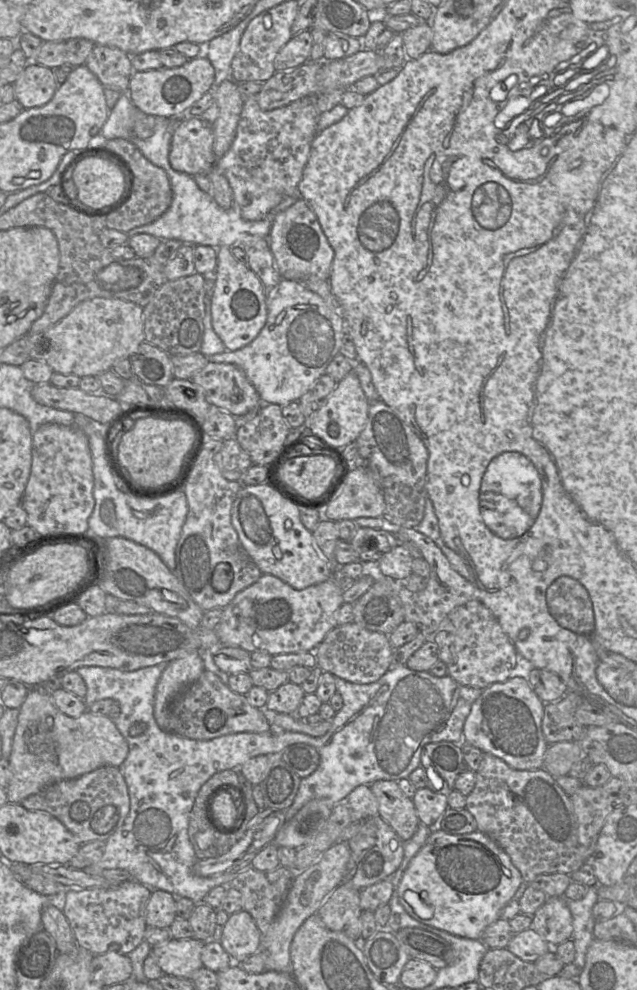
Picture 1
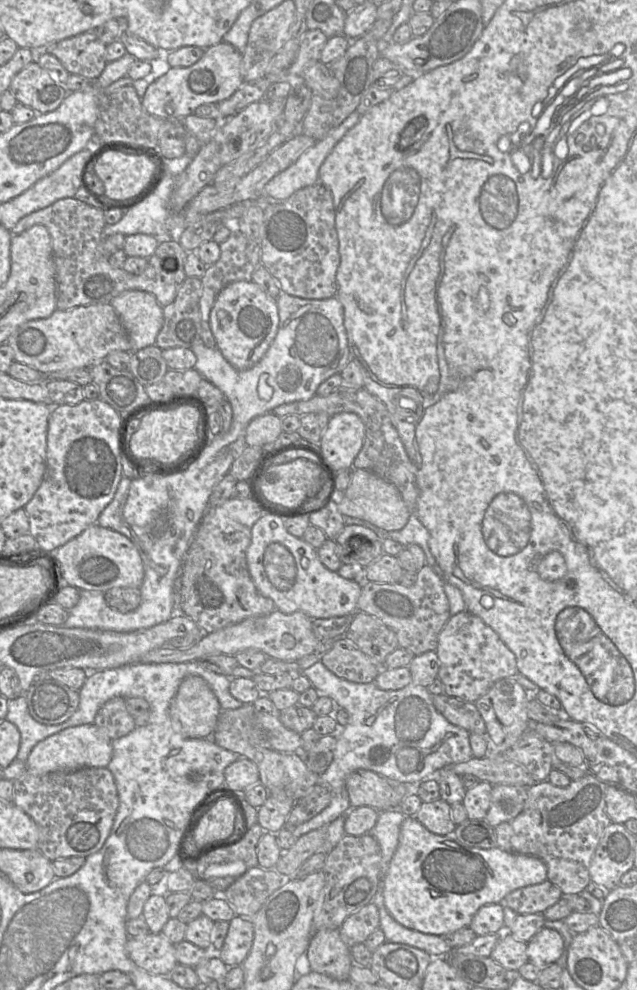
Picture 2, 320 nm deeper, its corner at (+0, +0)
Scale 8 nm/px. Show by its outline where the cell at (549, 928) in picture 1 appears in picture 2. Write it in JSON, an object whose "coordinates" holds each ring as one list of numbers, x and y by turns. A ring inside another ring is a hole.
{"coordinates":[[543,927,528,943,529,962,541,970,554,964,562,955,564,941,561,934,548,927]]}

